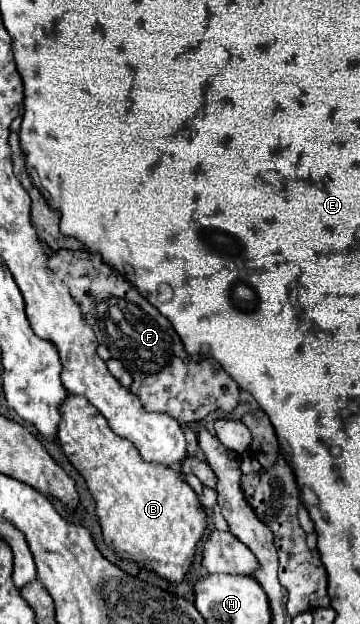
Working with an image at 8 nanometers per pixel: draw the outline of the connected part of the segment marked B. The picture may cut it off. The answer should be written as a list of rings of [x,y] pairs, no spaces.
[[[68,396],[62,404],[62,424],[58,426],[58,442],[62,452],[74,464],[74,468],[82,474],[88,484],[88,490],[96,502],[96,514],[102,526],[104,542],[128,562],[136,562],[140,568],[154,572],[156,576],[180,584],[186,572],[192,566],[198,542],[204,538],[204,530],[208,526],[206,512],[194,494],[194,490],[182,480],[182,476],[164,466],[152,466],[144,462],[130,440],[114,434],[106,422],[106,418],[84,398],[84,396]]]

